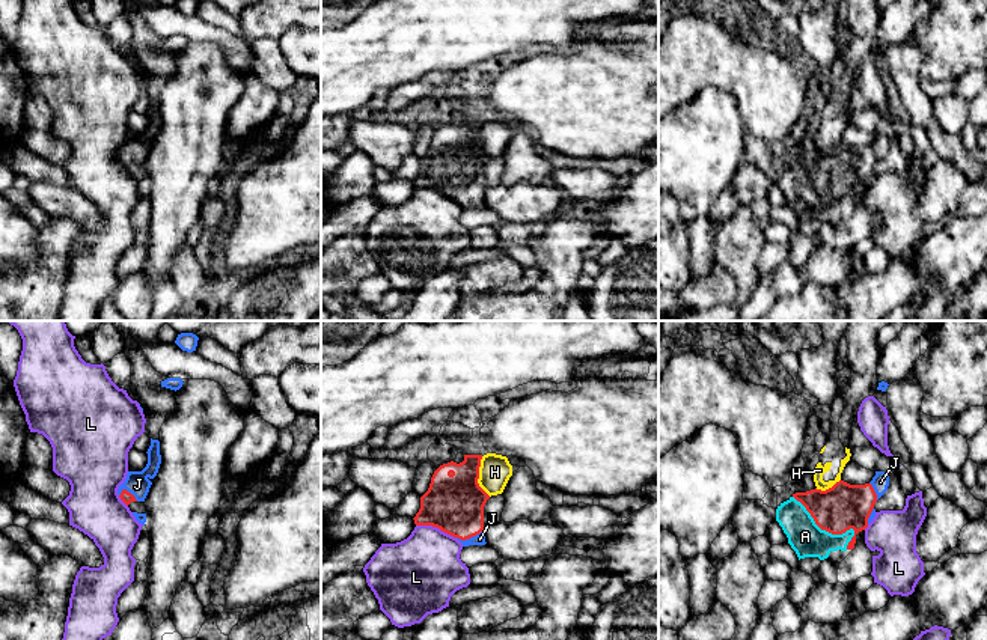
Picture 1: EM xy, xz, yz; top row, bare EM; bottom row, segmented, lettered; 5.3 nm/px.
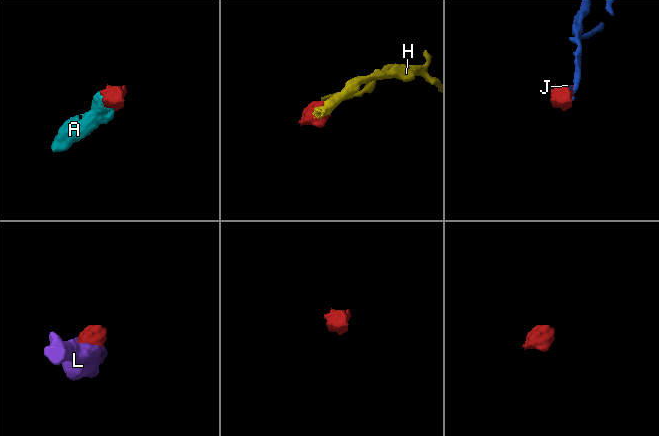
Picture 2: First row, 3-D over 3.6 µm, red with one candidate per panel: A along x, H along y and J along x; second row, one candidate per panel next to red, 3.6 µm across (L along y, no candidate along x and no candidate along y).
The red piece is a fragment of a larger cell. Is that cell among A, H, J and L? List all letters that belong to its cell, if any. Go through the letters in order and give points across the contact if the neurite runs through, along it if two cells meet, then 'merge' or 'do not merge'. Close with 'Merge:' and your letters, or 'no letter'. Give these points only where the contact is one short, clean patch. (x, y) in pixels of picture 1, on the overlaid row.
A: across yz (844, 506), (831, 521), (831, 532), (811, 532), (805, 536) | merge
H: along xz (481, 457), (478, 484), (490, 496) | do not merge
J: along xz (482, 529), (469, 538), (457, 538) | do not merge
L: along xz (416, 524), (436, 526), (455, 538) | do not merge
Merge: A

